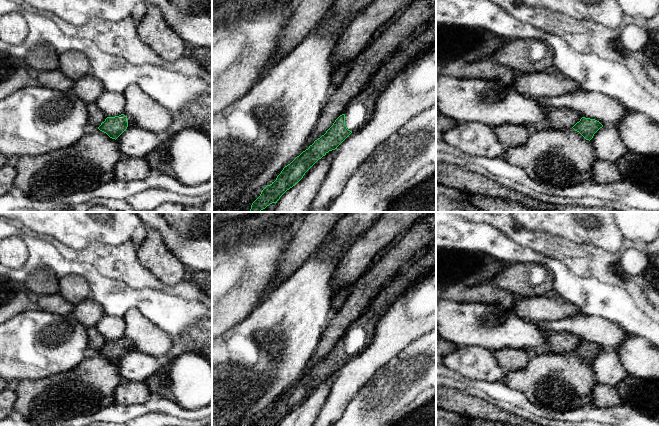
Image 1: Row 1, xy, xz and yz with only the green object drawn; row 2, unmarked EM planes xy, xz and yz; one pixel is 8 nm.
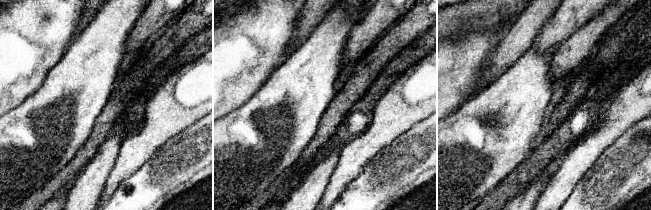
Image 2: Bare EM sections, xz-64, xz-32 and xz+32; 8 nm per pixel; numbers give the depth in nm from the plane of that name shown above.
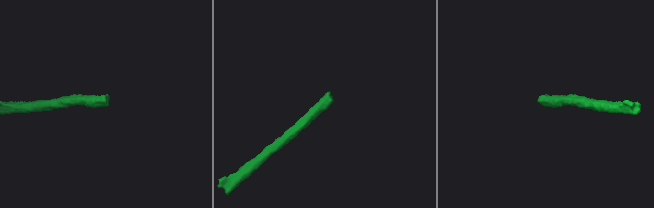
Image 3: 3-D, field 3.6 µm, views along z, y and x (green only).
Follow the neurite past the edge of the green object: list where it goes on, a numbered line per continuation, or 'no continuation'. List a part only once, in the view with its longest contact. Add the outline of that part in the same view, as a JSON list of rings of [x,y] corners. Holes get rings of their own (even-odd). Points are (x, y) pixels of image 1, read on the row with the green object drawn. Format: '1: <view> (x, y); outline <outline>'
1: xz (360, 109); outline [[[436,17],[423,30],[415,32],[387,58],[371,77],[362,91],[347,105],[345,125],[356,131],[363,127],[374,113],[378,96],[388,87],[392,79],[406,66],[436,47]]]

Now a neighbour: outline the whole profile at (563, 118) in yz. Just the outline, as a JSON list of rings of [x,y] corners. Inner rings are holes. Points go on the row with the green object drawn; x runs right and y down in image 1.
[[[568,108],[550,109],[545,126],[553,129],[568,129],[579,122],[582,117],[579,113]]]

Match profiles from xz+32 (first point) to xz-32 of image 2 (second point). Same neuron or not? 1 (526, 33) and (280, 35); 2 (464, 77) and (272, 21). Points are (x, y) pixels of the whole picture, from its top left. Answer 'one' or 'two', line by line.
1: two
2: one

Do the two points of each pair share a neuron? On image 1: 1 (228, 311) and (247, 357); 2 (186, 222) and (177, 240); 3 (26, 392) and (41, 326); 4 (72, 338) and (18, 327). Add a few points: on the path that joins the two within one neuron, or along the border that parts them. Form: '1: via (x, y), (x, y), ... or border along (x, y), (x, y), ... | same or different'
1: border along (252, 310), (222, 335) | different
2: border along (167, 222), (179, 233), (187, 237), (201, 239) | different
3: border along (52, 374), (39, 379), (20, 380), (14, 384) | different
4: via (59, 338), (31, 338) | same

